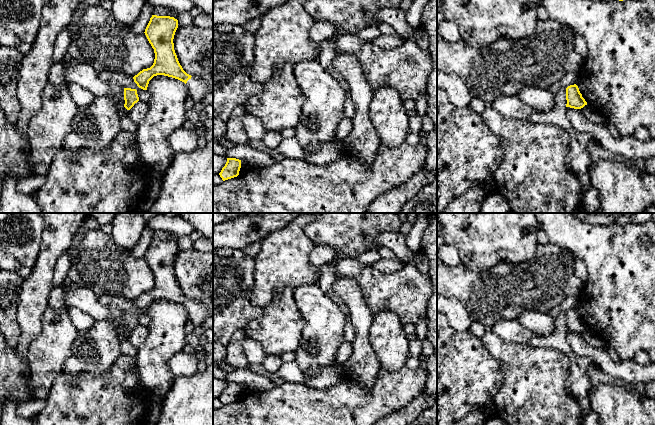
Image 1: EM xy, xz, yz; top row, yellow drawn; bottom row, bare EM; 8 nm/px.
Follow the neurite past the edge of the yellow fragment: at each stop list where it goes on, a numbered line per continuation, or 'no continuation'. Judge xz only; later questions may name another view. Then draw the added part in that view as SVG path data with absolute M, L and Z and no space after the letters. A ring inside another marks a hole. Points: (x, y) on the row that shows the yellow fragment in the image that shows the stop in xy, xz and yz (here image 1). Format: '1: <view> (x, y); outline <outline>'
no continuation

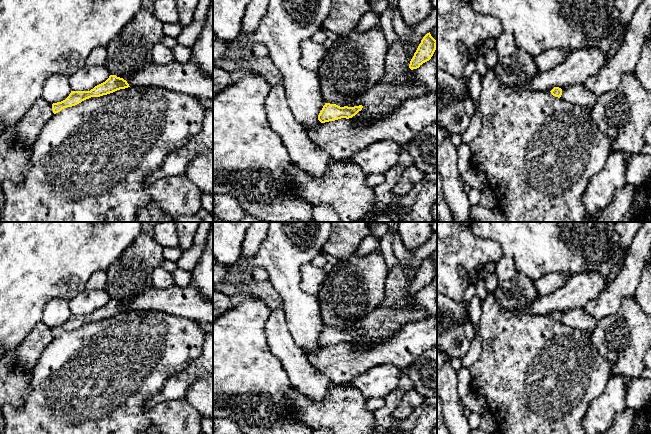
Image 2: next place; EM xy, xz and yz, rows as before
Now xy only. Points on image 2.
no continuation

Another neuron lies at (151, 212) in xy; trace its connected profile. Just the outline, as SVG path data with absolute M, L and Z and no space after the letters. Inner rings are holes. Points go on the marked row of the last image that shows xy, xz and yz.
M149 203L139 208L137 222L173 222L173 219L156 203Z

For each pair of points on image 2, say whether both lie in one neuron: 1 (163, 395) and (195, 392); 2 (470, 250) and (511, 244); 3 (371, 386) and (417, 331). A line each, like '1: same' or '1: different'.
1: different
2: different
3: different

